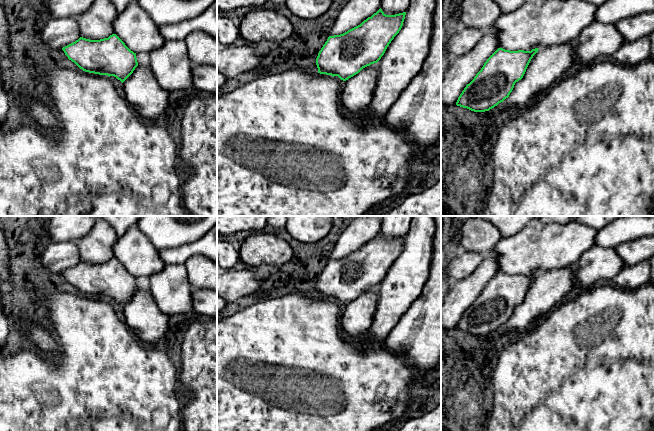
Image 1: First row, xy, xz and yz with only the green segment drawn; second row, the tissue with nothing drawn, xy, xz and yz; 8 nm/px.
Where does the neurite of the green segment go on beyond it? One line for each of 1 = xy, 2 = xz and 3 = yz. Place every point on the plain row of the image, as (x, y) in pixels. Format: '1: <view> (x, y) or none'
1: none
2: none
3: none

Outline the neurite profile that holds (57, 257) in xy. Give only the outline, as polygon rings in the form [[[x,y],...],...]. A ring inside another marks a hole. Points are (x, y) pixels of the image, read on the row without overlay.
[[[50,242],[41,251],[40,260],[49,271],[62,273],[81,261],[77,242]]]

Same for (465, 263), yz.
[[[462,251],[448,266],[447,275],[453,280],[462,280],[471,275],[483,262],[485,255]]]

